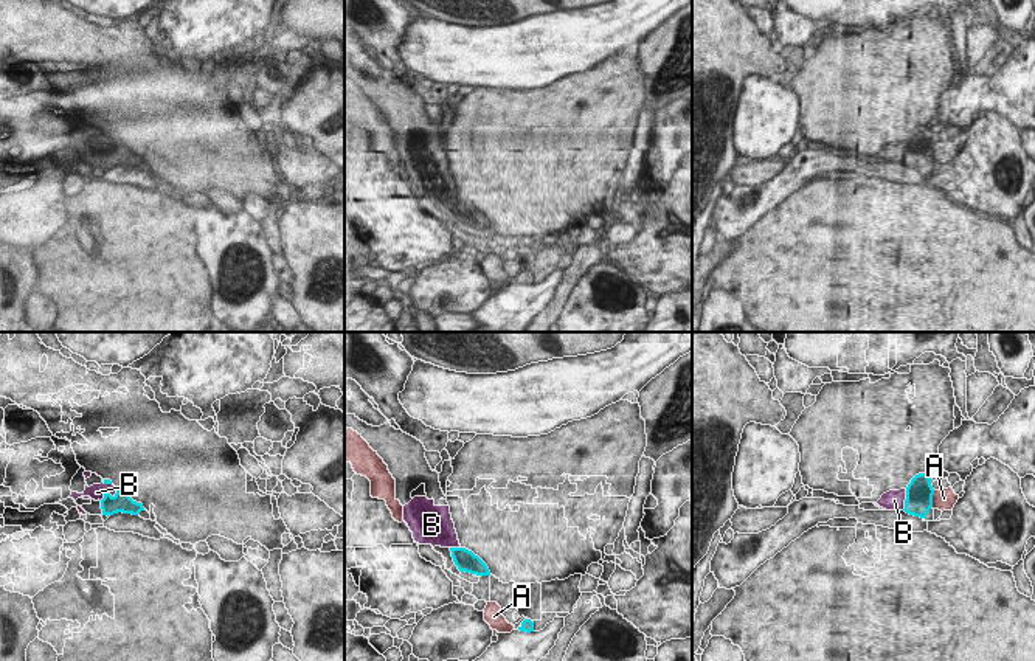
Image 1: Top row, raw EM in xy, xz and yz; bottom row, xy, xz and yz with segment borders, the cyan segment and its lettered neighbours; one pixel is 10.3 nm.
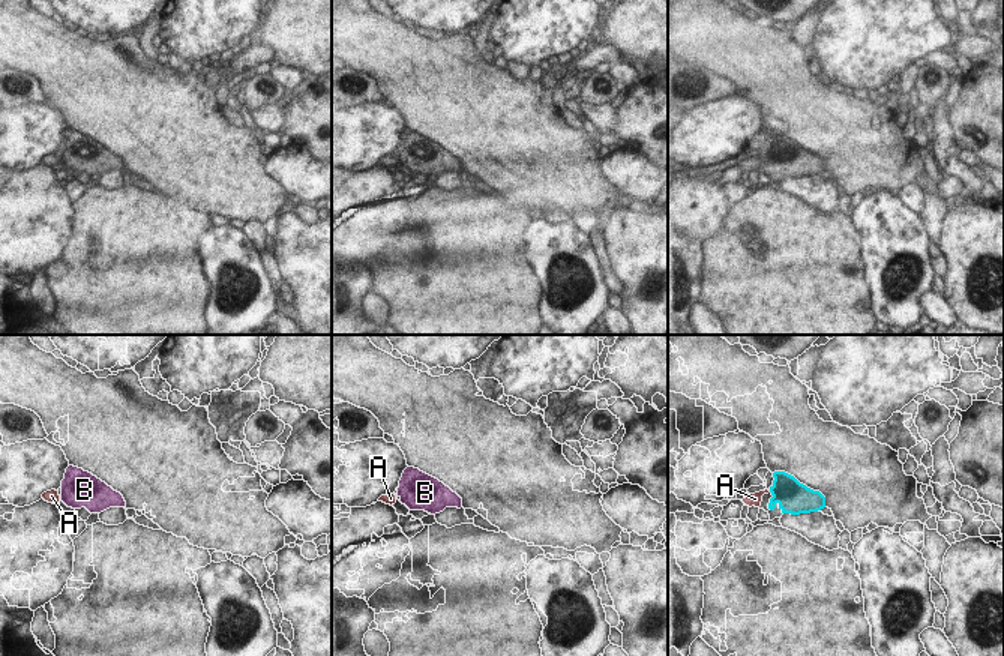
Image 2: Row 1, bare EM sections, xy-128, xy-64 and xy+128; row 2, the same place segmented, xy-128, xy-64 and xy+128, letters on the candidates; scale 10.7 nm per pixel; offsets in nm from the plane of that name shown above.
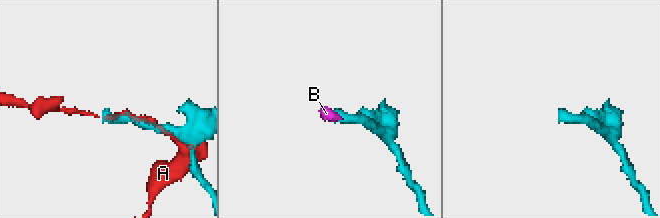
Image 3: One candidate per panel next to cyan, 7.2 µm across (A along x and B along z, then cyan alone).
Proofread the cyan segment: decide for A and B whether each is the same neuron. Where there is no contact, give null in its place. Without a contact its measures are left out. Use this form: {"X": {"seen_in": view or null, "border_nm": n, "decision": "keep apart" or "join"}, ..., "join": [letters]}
{"A": {"seen_in": "yz", "border_nm": 180, "decision": "keep apart"}, "B": {"seen_in": "xy", "border_nm": 240, "decision": "join"}, "join": ["B"]}

